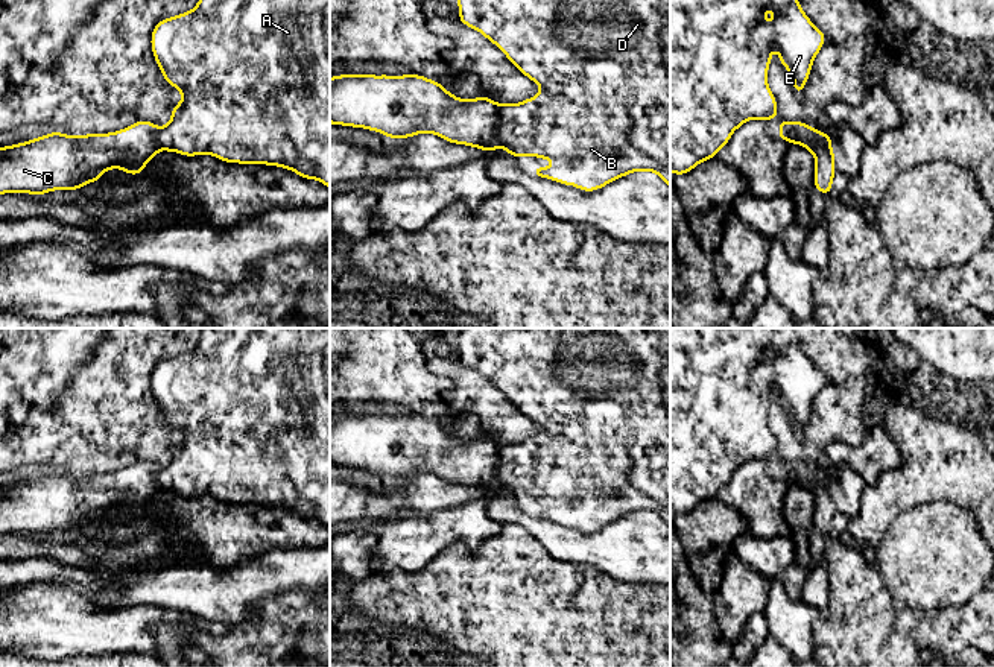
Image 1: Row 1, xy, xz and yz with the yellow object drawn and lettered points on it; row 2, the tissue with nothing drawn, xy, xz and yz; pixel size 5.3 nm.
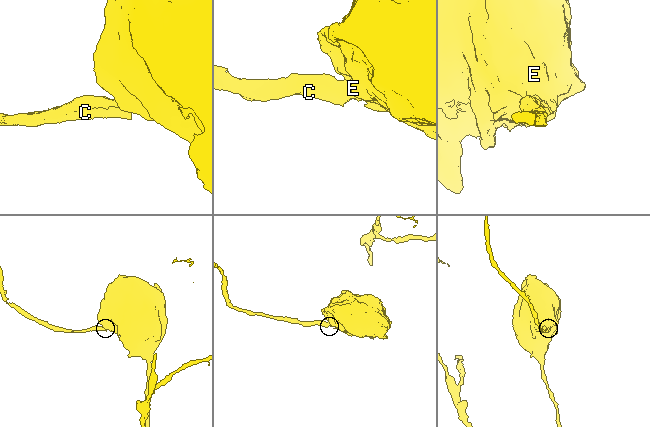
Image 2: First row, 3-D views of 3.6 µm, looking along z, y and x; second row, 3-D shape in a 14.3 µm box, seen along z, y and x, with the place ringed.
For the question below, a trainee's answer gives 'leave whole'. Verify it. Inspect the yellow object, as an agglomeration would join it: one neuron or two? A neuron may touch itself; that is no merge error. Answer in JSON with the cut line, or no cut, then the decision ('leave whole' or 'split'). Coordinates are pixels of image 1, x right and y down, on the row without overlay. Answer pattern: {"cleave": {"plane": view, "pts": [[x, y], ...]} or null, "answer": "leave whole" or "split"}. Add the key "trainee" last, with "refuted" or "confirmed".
{"cleave": {"plane": "xz", "pts": [[497, 445], [497, 480], [502, 486]]}, "answer": "split", "trainee": "refuted"}

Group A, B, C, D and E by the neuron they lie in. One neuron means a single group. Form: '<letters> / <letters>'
A B D E / C

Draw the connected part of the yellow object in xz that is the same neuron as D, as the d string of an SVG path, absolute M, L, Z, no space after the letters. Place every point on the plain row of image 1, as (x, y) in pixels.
M464 328L456 336L459 360L476 369L541 431L520 444L499 444L499 482L514 498L532 495L556 503L556 507L533 507L532 515L547 518L582 532L594 532L631 512L657 514L670 529L670 328Z

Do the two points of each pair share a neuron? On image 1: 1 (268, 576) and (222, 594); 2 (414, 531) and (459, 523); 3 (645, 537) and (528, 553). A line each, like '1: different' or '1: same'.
1: same
2: same
3: different

